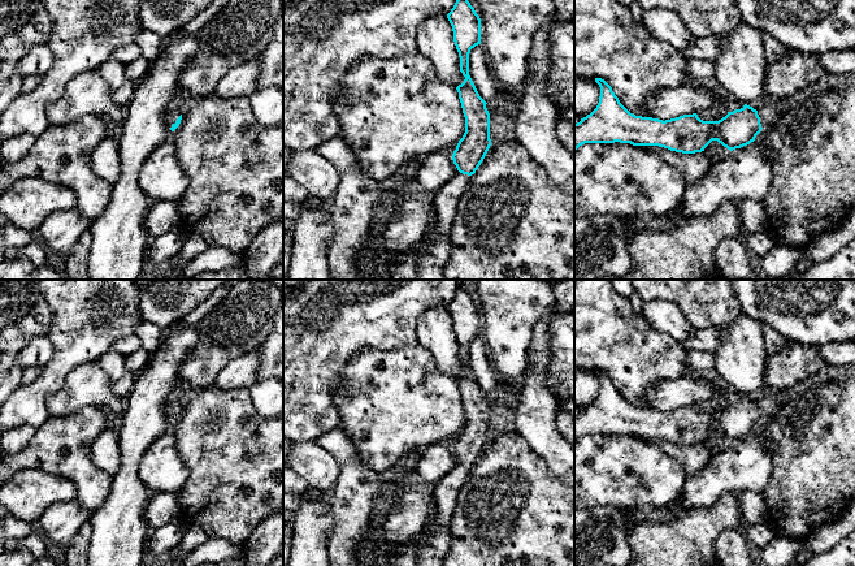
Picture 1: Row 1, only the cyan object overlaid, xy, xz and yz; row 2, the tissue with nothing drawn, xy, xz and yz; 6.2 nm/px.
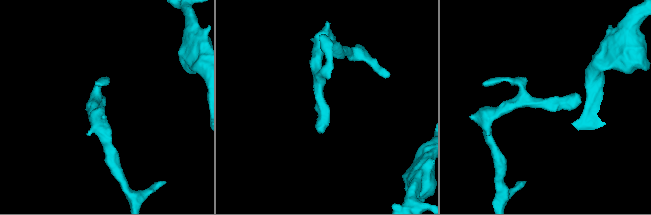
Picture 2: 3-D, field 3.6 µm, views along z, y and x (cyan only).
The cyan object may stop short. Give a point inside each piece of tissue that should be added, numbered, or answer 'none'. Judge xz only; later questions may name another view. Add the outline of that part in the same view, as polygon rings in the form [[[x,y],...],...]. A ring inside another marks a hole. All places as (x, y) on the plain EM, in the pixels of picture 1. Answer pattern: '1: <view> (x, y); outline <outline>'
1: xz (446, 491); outline [[[457,465],[448,475],[443,476],[433,489],[437,498],[437,522],[438,530],[448,528],[460,489],[464,487],[469,472],[468,466]]]

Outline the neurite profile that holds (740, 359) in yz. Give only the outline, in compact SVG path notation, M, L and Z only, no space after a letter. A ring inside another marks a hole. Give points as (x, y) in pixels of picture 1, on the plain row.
M742 314L719 329L724 340L715 351L715 368L721 379L743 396L765 393L767 354L761 324Z

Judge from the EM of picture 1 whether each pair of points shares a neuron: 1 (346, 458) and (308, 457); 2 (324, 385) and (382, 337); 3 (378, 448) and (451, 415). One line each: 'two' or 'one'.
1: two
2: one
3: one

